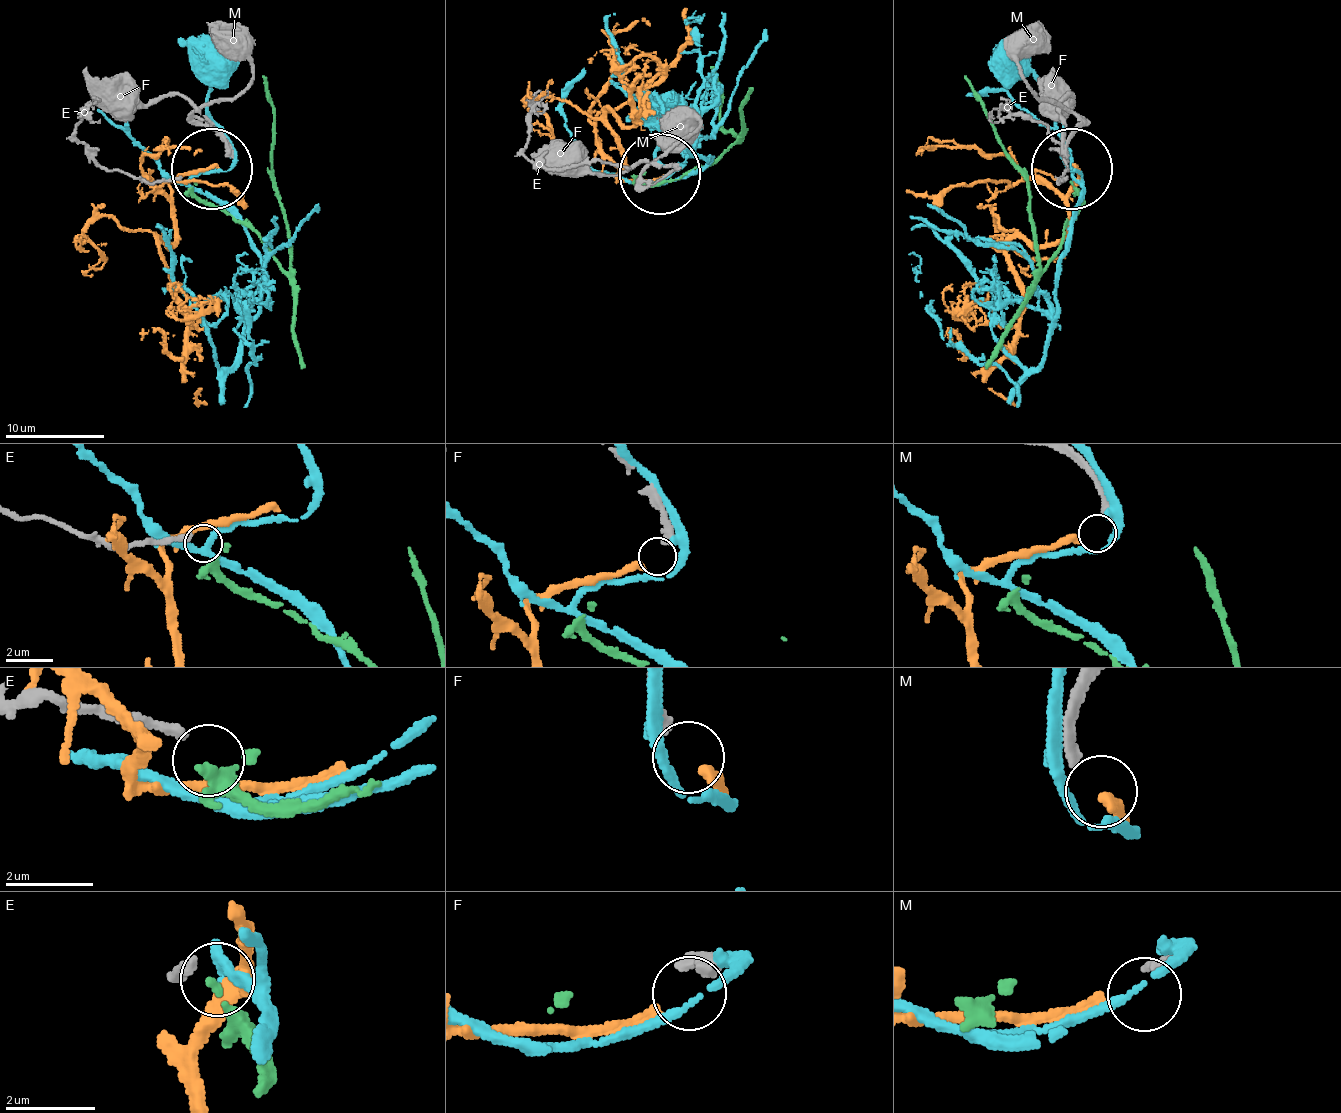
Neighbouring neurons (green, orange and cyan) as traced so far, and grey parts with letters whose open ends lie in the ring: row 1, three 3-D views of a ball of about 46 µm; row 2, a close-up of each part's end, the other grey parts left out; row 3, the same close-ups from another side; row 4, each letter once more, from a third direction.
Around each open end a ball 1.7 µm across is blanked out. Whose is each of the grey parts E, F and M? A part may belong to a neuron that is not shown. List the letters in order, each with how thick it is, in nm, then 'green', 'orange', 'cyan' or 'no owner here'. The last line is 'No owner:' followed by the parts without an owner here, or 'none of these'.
E: calibre 240 nm; green
F: calibre 280 nm; orange
M: calibre 240 nm; no owner here
No owner: M

